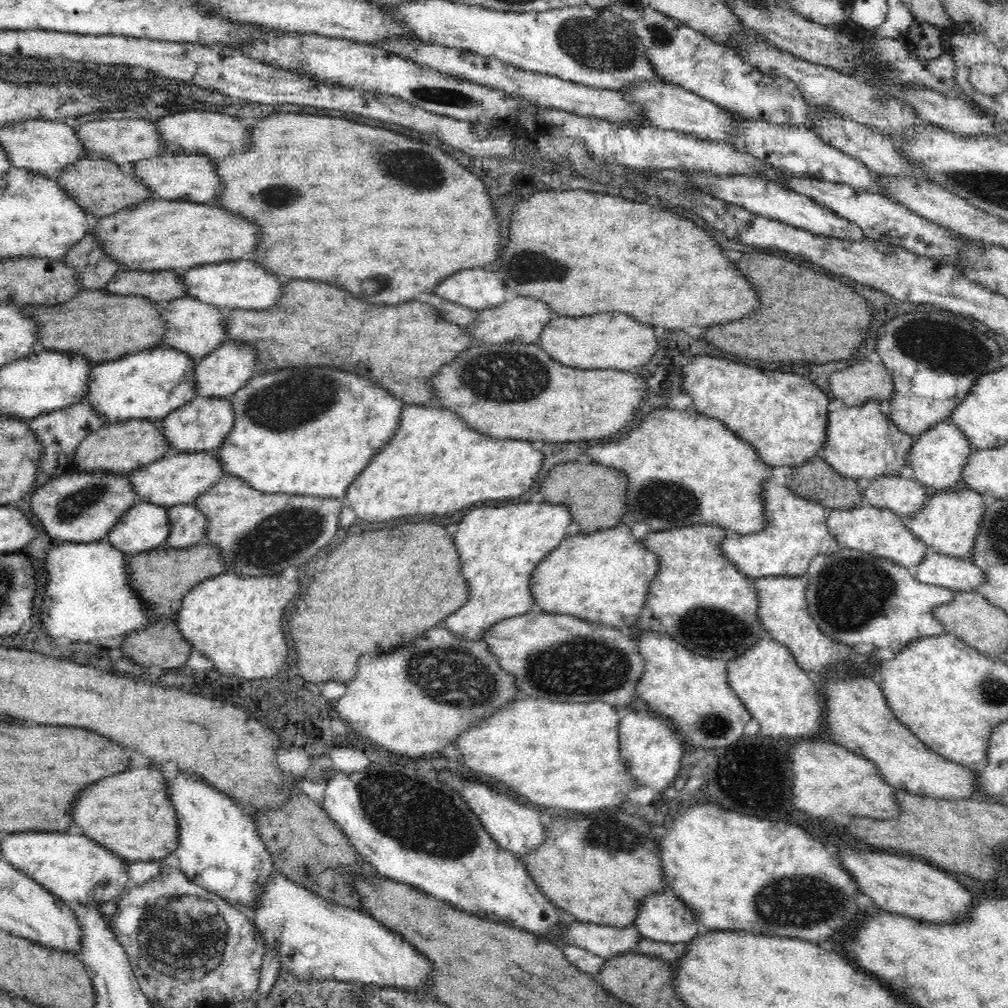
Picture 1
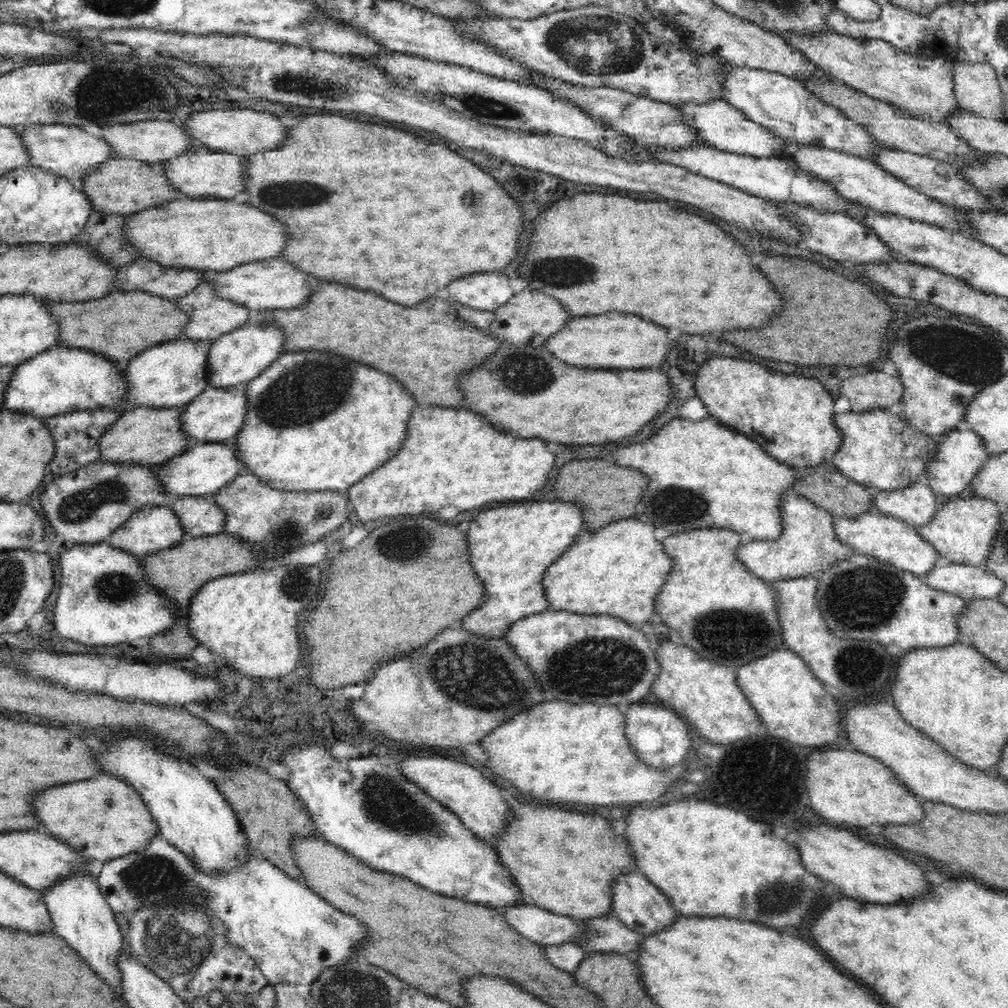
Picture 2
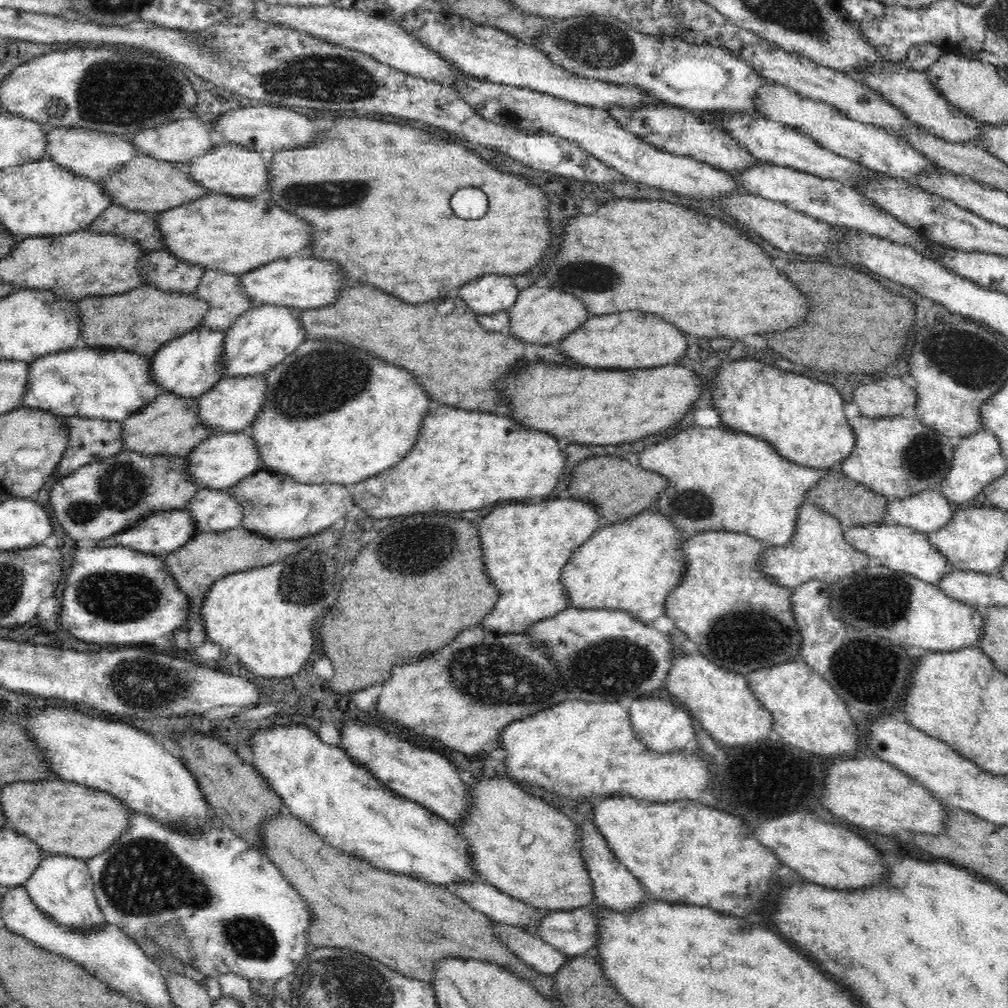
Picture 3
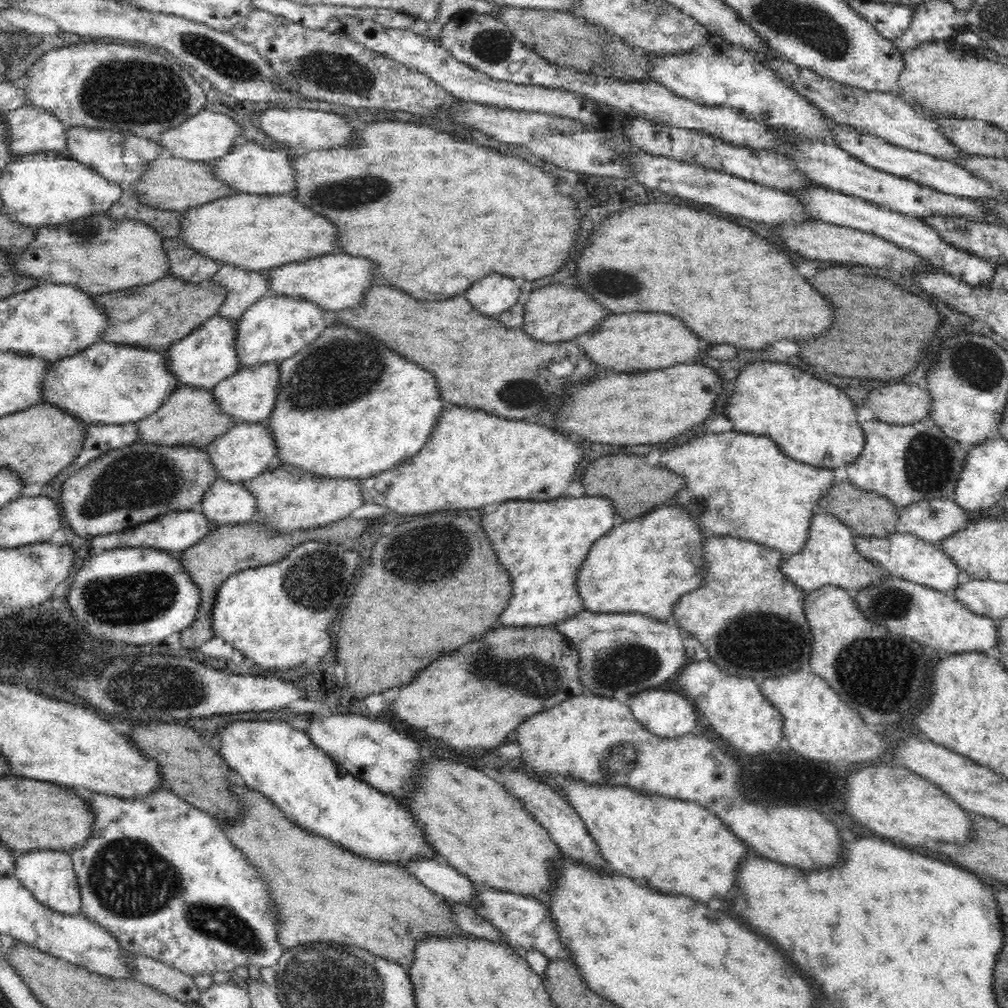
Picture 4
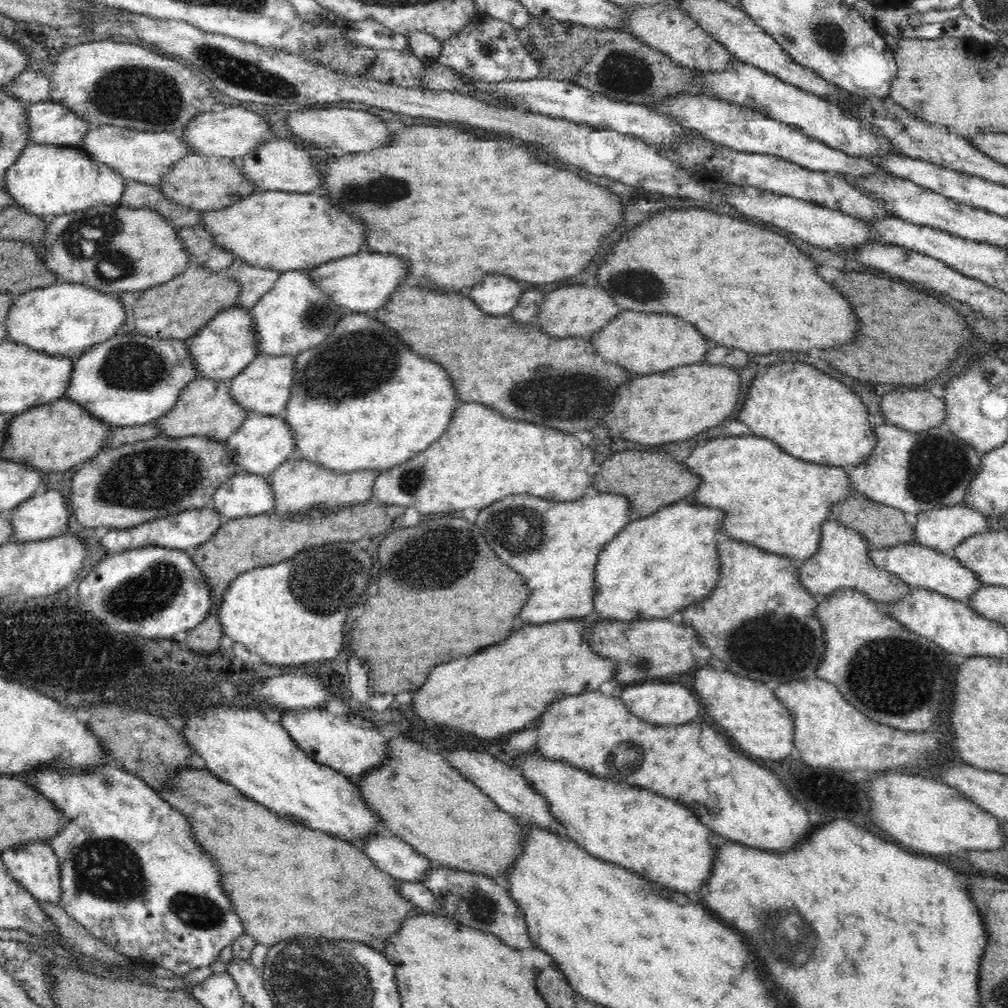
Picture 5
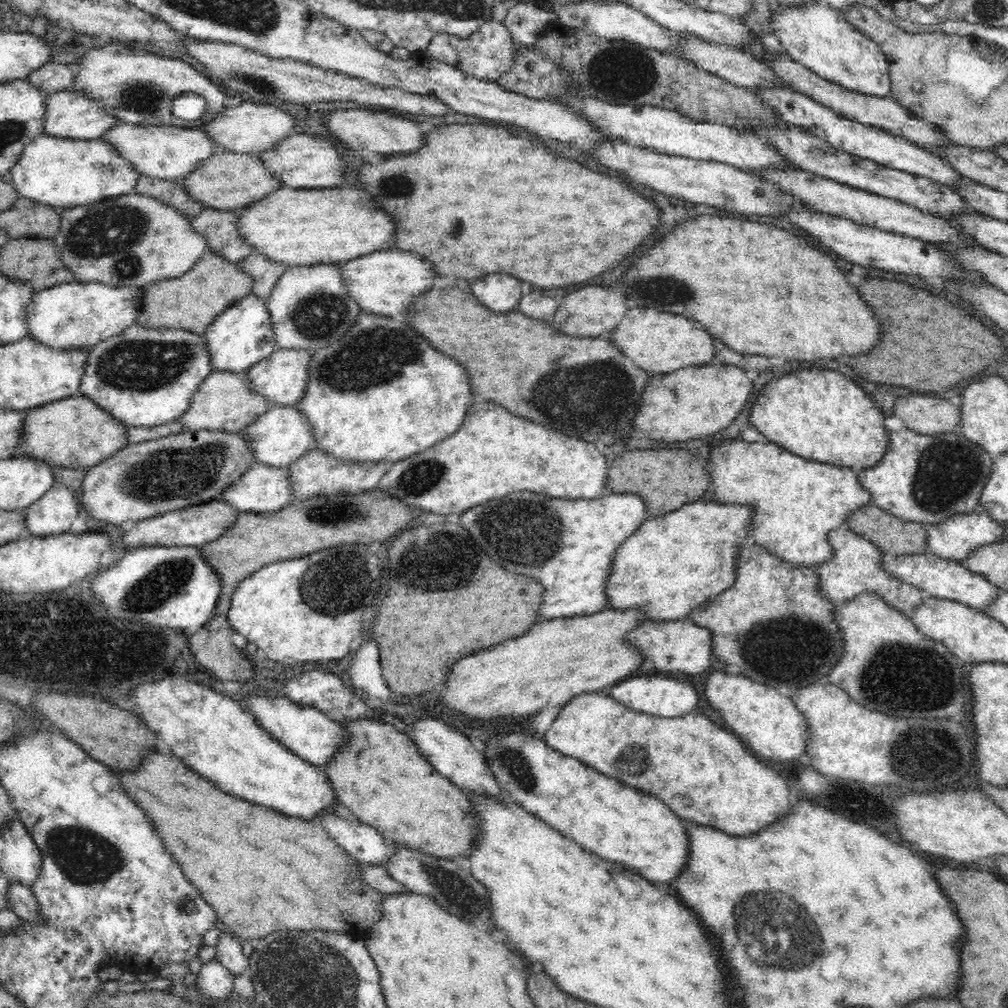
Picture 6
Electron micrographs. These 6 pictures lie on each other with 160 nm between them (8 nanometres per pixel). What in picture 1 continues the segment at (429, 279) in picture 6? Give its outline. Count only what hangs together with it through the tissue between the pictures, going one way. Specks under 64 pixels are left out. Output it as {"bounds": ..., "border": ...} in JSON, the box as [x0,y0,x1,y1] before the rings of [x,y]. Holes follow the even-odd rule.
{"bounds":[182,259,282,311],"border":[[[246,259],[206,264],[182,273],[187,294],[206,304],[220,307],[224,311],[255,310],[261,311],[272,308],[282,296],[282,284],[272,276],[272,272],[264,270],[264,266]]]}

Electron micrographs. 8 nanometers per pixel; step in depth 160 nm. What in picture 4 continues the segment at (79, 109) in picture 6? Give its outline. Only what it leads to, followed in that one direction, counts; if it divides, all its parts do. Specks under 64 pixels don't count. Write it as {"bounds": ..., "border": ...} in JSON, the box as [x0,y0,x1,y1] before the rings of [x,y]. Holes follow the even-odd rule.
{"bounds":[5,104,69,156],"border":[[[28,104],[5,115],[11,156],[44,151],[65,153],[69,125],[43,108]]]}

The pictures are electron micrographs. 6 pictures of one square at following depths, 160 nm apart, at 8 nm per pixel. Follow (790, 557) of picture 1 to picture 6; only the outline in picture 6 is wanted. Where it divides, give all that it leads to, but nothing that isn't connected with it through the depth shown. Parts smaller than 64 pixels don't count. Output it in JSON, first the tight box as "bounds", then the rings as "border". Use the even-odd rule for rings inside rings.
{"bounds":[817,524,924,618],"border":[[[847,524],[830,532],[828,540],[833,548],[833,557],[817,571],[821,592],[832,601],[837,610],[863,592],[879,594],[890,606],[908,618],[911,618],[913,612],[924,602],[923,592],[912,584],[890,576],[883,569],[883,562],[887,556],[873,542],[855,534]]]}

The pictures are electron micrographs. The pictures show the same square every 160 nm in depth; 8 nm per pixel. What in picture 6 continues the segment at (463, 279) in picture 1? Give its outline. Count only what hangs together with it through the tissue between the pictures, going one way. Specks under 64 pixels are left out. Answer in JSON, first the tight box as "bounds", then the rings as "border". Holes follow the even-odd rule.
{"bounds":[472,274,520,312],"border":[[[490,274],[472,284],[474,296],[494,312],[508,312],[520,302],[520,280],[508,274]]]}

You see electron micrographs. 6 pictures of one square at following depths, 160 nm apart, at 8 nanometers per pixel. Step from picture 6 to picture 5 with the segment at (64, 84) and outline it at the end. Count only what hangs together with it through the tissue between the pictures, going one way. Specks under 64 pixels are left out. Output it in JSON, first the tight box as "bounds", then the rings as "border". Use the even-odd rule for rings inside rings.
{"bounds":[4,68,52,104],"border":[[[27,68],[14,80],[4,87],[4,90],[12,96],[31,104],[51,99],[52,85],[51,74],[45,74],[40,70]]]}

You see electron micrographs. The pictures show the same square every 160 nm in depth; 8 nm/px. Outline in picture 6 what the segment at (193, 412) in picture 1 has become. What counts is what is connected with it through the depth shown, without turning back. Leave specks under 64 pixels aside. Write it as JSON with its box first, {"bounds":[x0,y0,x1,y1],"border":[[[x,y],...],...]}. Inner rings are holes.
{"bounds":[247,348,313,406],"border":[[[277,348],[272,356],[255,364],[247,375],[251,382],[252,389],[260,393],[270,405],[298,406],[303,399],[304,393],[308,390],[309,366],[313,352],[301,348]]]}

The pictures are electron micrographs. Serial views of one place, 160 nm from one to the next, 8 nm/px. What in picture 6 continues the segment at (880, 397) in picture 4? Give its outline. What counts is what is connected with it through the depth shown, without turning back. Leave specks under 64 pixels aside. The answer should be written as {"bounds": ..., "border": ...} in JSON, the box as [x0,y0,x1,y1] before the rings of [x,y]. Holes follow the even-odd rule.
{"bounds":[893,396,962,436],"border":[[[926,396],[900,398],[893,410],[904,420],[908,429],[926,436],[956,432],[954,428],[959,426],[962,418],[961,409],[950,401]]]}

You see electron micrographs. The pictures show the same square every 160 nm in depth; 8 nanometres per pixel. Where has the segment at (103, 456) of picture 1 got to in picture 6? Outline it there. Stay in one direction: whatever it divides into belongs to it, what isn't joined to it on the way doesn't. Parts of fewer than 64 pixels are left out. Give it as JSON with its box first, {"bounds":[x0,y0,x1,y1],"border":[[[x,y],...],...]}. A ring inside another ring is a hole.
{"bounds":[179,370,270,432],"border":[[[213,370],[202,382],[198,392],[192,397],[188,410],[179,418],[185,430],[194,432],[218,430],[228,432],[241,432],[250,426],[259,416],[269,408],[270,402],[260,393],[252,389],[247,371],[240,373]]]}

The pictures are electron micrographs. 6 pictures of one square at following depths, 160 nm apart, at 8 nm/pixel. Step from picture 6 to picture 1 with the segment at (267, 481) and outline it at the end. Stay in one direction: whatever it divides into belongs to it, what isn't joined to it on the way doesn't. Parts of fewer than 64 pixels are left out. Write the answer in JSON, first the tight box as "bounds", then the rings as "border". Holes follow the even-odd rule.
{"bounds":[164,503,208,548],"border":[[[195,503],[171,506],[168,508],[168,516],[172,531],[164,546],[188,548],[205,540],[208,519]]]}

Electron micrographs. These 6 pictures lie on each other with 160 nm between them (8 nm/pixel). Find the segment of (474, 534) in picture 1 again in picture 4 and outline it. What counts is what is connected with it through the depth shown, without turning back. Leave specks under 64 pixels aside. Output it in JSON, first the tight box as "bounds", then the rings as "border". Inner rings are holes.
{"bounds":[482,496,614,626],"border":[[[582,496],[582,498],[560,498],[548,502],[532,502],[532,500],[510,500],[500,504],[492,514],[482,518],[482,526],[492,542],[494,550],[502,566],[510,572],[514,582],[514,596],[510,600],[508,610],[500,616],[504,626],[549,626],[568,620],[584,612],[582,598],[576,590],[576,578],[580,566],[592,548],[592,544],[608,534],[614,526],[614,506],[608,498],[598,496]]]}

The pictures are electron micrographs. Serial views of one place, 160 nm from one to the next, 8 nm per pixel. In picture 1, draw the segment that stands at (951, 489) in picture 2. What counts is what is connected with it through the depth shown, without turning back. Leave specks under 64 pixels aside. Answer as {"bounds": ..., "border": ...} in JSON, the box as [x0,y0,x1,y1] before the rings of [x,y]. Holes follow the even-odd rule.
{"bounds":[908,421,972,493],"border":[[[951,421],[933,426],[917,437],[908,455],[908,470],[931,493],[947,491],[962,485],[964,467],[971,455],[972,447],[968,437]]]}

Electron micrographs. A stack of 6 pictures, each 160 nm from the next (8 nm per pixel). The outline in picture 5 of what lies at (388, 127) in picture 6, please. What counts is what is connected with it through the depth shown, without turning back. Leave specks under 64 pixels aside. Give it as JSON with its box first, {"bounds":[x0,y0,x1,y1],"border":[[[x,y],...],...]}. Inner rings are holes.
{"bounds":[287,108,394,153],"border":[[[350,108],[304,109],[304,112],[294,112],[287,120],[290,130],[302,138],[305,146],[311,142],[316,148],[340,148],[344,152],[359,153],[386,148],[392,144],[394,131],[378,116],[364,110]]]}

